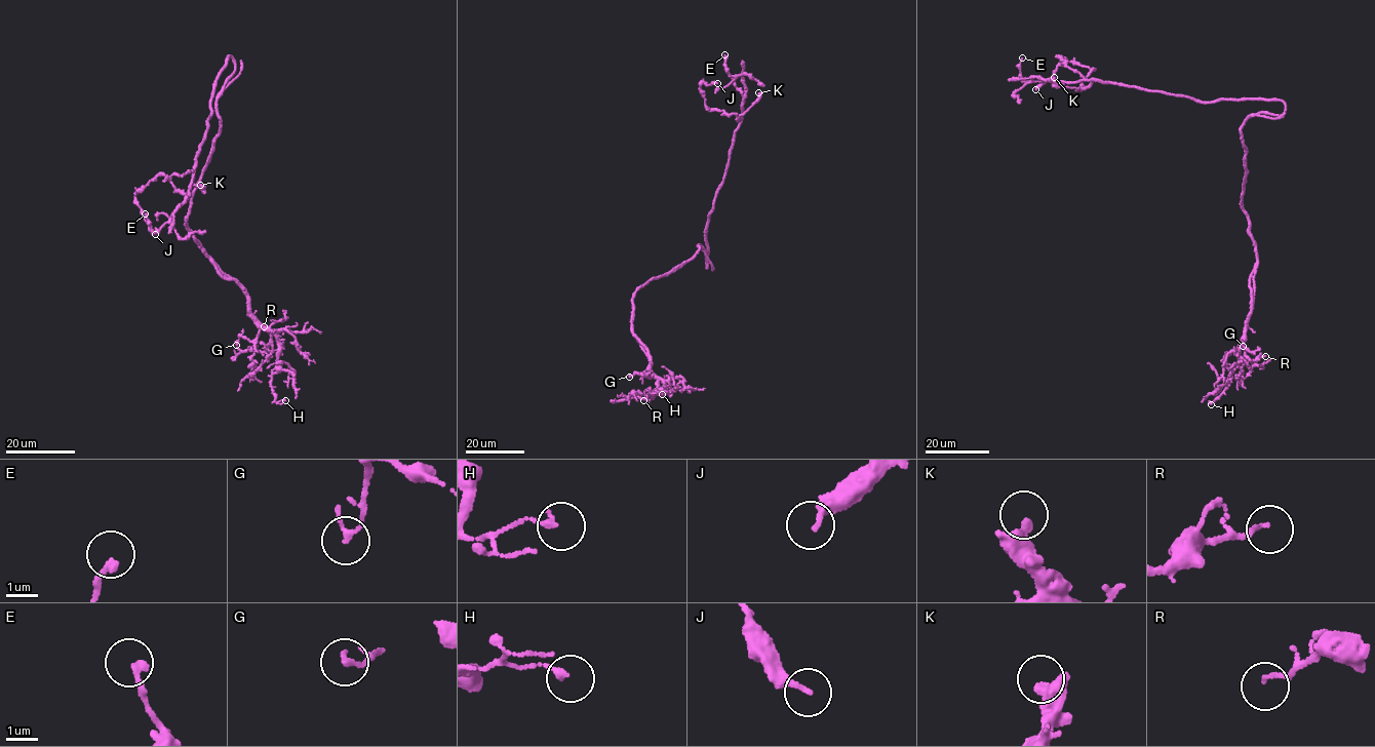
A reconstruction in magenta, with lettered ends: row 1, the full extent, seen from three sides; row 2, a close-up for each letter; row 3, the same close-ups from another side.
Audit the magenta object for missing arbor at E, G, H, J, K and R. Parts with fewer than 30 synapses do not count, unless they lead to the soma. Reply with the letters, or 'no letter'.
no letter

